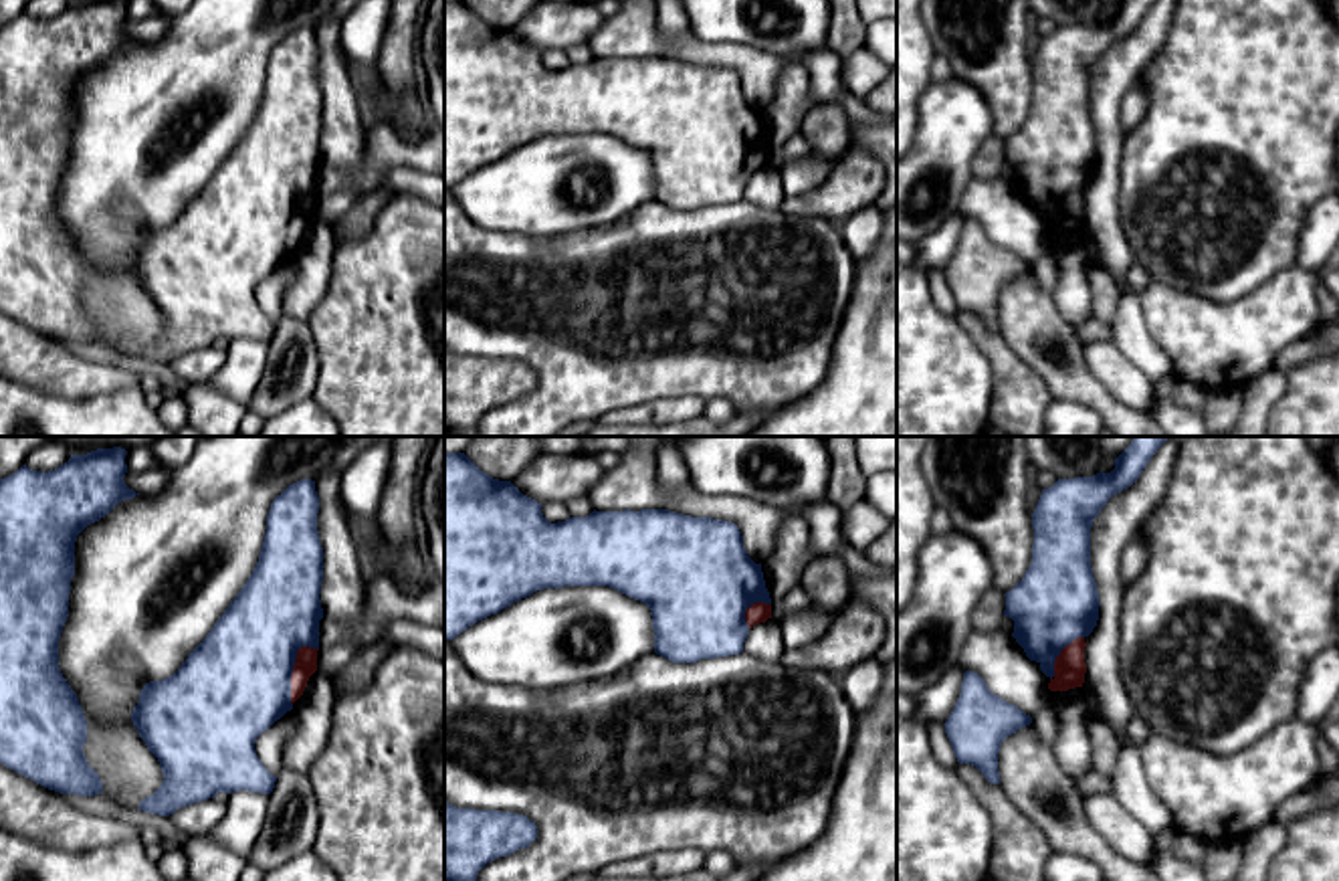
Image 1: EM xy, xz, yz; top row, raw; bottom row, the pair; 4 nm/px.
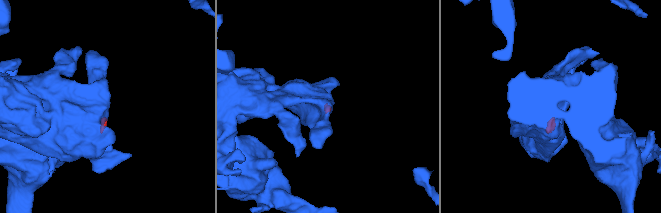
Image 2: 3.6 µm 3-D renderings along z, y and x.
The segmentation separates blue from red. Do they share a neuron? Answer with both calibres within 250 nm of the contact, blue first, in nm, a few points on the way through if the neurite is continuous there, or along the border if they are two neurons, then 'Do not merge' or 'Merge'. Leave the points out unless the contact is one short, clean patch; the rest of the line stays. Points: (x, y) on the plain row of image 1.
Thickness 420 nm (blue) against 90 nm. Path across: xy (237, 229), (263, 213), (293, 213), (305, 211). Merge

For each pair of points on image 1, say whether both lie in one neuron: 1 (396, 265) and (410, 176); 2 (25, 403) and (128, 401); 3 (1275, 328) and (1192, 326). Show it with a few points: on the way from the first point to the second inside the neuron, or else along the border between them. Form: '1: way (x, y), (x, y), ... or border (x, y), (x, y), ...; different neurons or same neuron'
1: border (394, 190), (423, 199); different neurons
2: way (51, 415), (101, 415); same neuron
3: way (1255, 328), (1212, 328); same neuron

